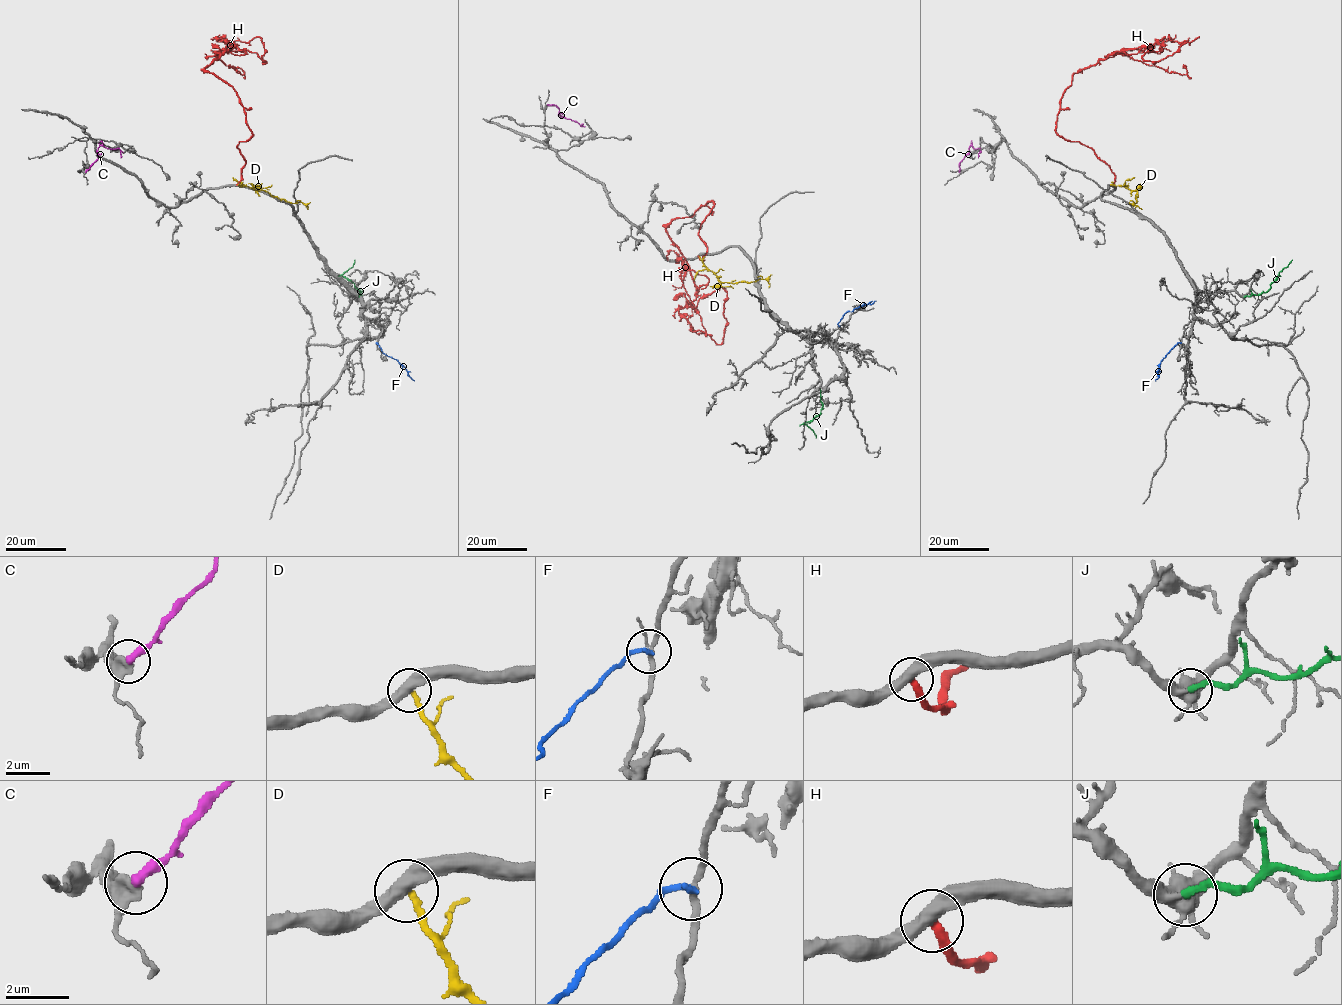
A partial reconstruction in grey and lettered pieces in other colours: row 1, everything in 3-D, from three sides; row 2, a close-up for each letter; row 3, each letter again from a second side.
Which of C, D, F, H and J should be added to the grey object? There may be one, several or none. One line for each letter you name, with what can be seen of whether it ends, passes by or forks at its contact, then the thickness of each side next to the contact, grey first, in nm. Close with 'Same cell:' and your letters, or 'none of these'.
J: it ends there; 320 nm thick on the grey side, 240 nm on the other
Same cell: J

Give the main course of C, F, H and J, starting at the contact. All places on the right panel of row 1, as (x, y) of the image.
C: (959, 171), (959, 163), (971, 145), (979, 148), (978, 158)
F: (1180, 342), (1161, 362), (1155, 381)
H: (1111, 184), (1115, 174), (1089, 147), (1057, 133), (1063, 92), (1075, 72), (1117, 51), (1198, 37), (1180, 45)
J: (1244, 296), (1267, 290), (1292, 259)

